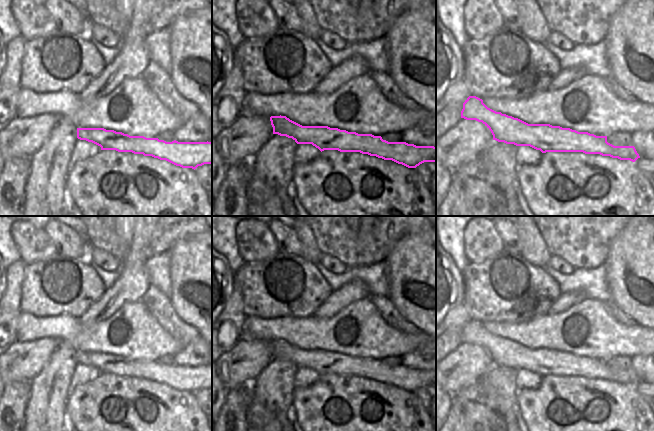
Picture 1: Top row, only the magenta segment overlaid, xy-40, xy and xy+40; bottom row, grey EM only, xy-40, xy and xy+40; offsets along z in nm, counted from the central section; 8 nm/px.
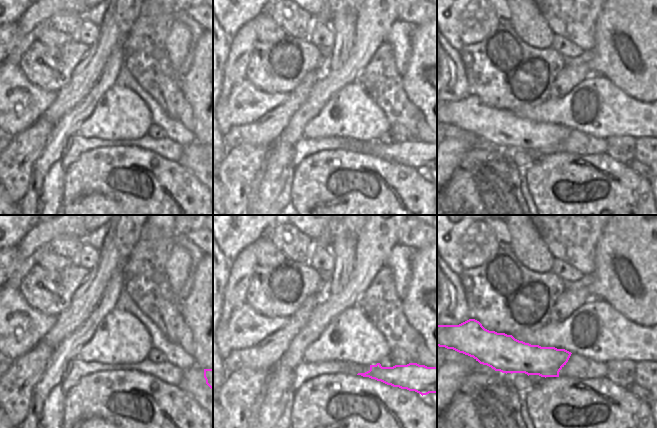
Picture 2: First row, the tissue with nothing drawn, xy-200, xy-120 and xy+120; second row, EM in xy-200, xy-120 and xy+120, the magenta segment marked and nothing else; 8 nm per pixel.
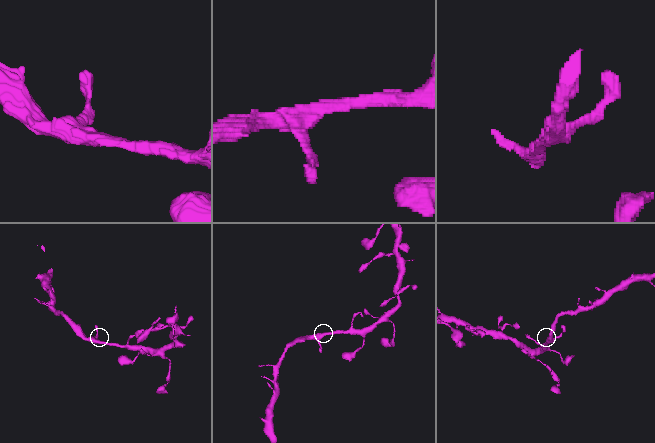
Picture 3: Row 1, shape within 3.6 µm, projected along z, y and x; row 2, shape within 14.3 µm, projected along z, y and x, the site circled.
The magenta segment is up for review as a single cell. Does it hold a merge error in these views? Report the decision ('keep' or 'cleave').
keep

